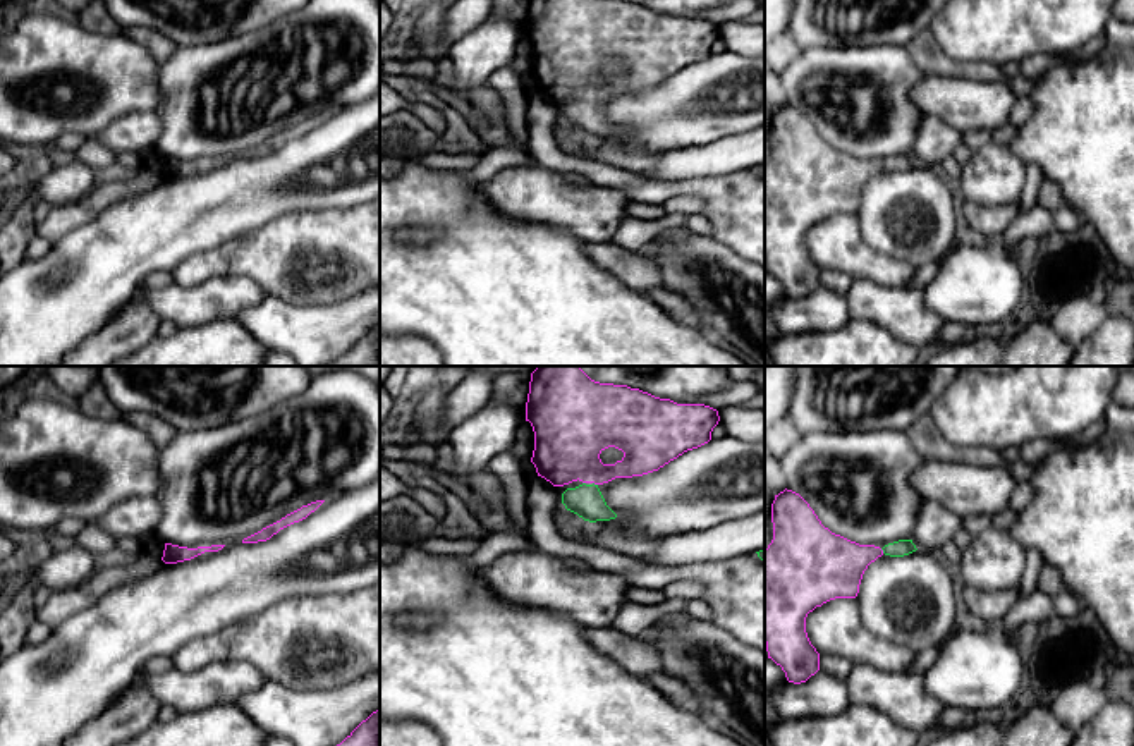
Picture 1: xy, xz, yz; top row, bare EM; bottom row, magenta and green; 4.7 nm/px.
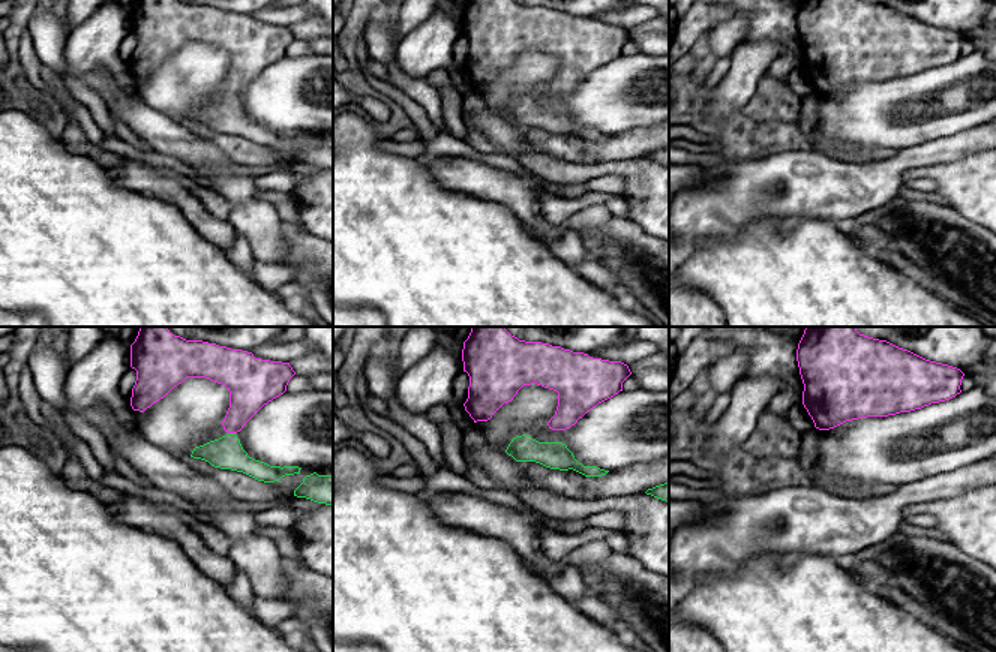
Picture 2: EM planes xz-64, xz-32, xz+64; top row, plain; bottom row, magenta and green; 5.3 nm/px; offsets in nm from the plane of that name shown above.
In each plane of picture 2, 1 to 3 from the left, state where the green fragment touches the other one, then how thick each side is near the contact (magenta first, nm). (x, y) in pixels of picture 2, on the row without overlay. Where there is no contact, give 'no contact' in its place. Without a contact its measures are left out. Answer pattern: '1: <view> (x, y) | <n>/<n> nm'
1: xz-64 (231, 96) | 220/180 nm
2: no contact
3: no contact

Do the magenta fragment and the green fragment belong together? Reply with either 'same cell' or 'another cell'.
same cell

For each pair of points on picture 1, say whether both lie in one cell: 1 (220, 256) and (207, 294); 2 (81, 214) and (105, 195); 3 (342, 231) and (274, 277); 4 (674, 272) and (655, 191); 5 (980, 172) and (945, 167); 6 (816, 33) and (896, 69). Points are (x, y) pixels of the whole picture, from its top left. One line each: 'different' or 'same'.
1: different
2: same
3: same
4: different
5: different
6: different

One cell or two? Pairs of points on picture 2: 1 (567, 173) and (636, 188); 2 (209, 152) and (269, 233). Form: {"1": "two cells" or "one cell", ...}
{"1": "one cell", "2": "one cell"}

